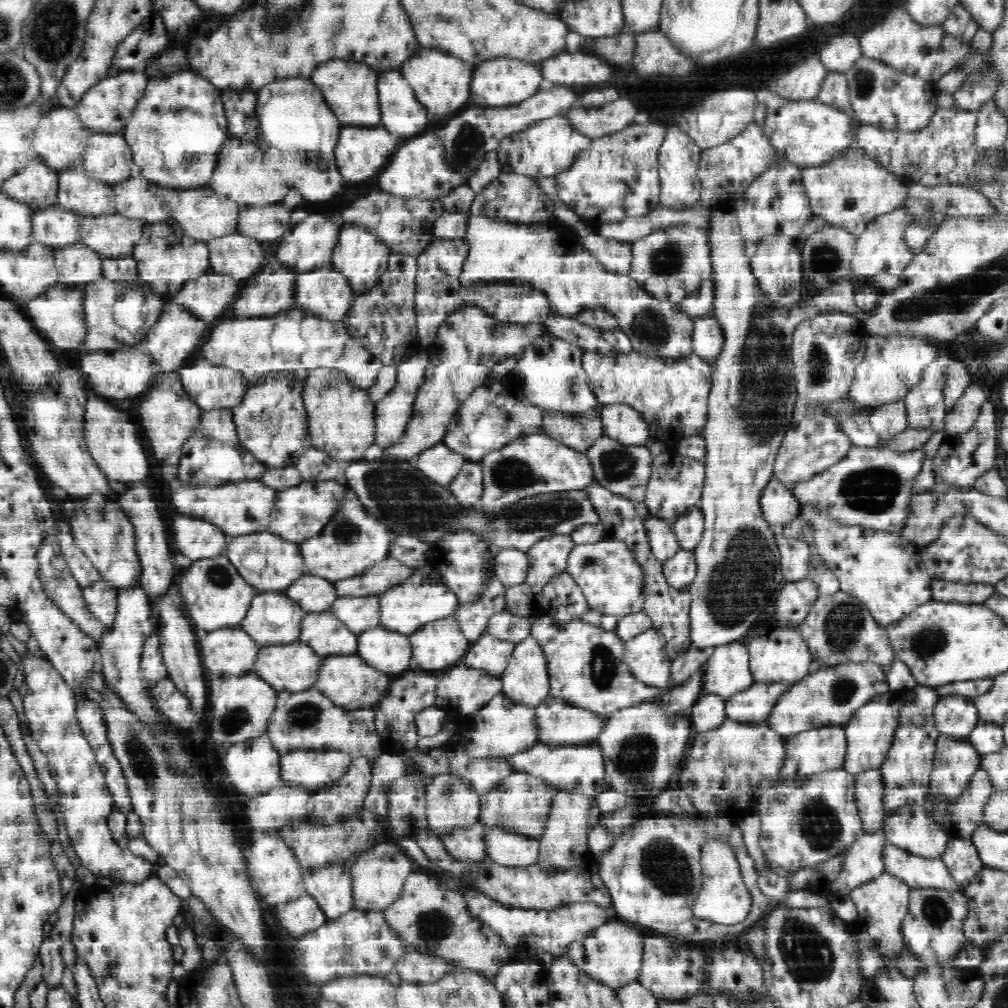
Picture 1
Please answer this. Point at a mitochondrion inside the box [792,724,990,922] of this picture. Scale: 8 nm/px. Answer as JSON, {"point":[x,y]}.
{"point":[820,825]}

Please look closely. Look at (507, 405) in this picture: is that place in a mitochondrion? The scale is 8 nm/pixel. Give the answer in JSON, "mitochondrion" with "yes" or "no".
{"mitochondrion":"no"}

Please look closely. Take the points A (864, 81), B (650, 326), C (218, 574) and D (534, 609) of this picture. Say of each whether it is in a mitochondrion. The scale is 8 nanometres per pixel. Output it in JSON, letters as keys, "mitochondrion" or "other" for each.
{"A":"mitochondrion","B":"mitochondrion","C":"mitochondrion","D":"other"}

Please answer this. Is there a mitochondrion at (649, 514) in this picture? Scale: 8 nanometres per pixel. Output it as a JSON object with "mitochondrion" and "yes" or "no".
{"mitochondrion":"no"}

